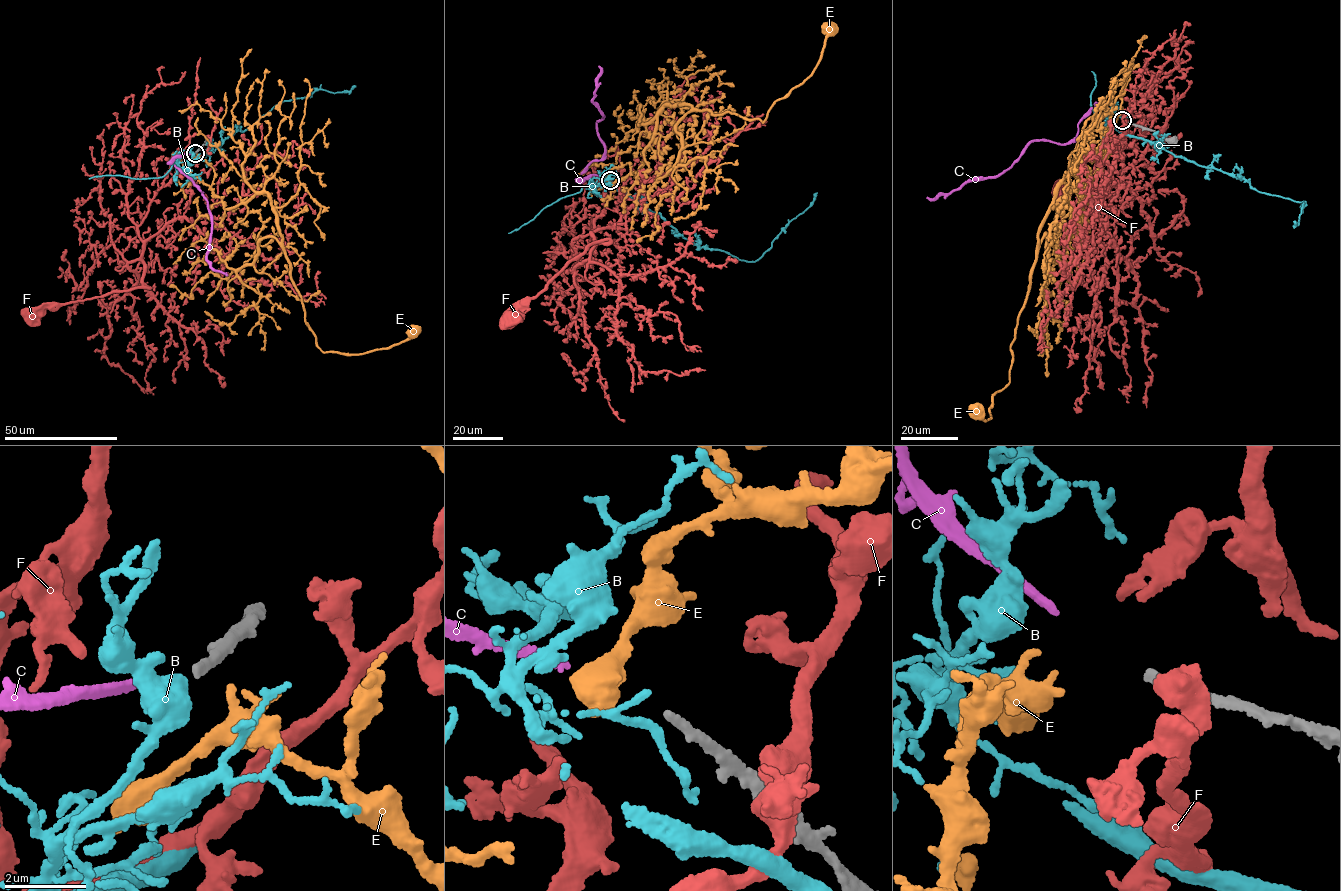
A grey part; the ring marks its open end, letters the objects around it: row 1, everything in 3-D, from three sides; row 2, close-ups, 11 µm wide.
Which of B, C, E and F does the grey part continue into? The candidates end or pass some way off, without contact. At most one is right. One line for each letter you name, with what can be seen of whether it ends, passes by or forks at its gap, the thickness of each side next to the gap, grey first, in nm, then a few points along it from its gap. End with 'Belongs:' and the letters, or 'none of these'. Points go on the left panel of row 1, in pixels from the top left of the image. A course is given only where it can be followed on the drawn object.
C: It ends there. Thickness 240 nm (grey) against 240 nm. Its course: (191, 153), (174, 158), (172, 163), (206, 199), (213, 223), (207, 259), (216, 271), (226, 275)
Belongs: C

